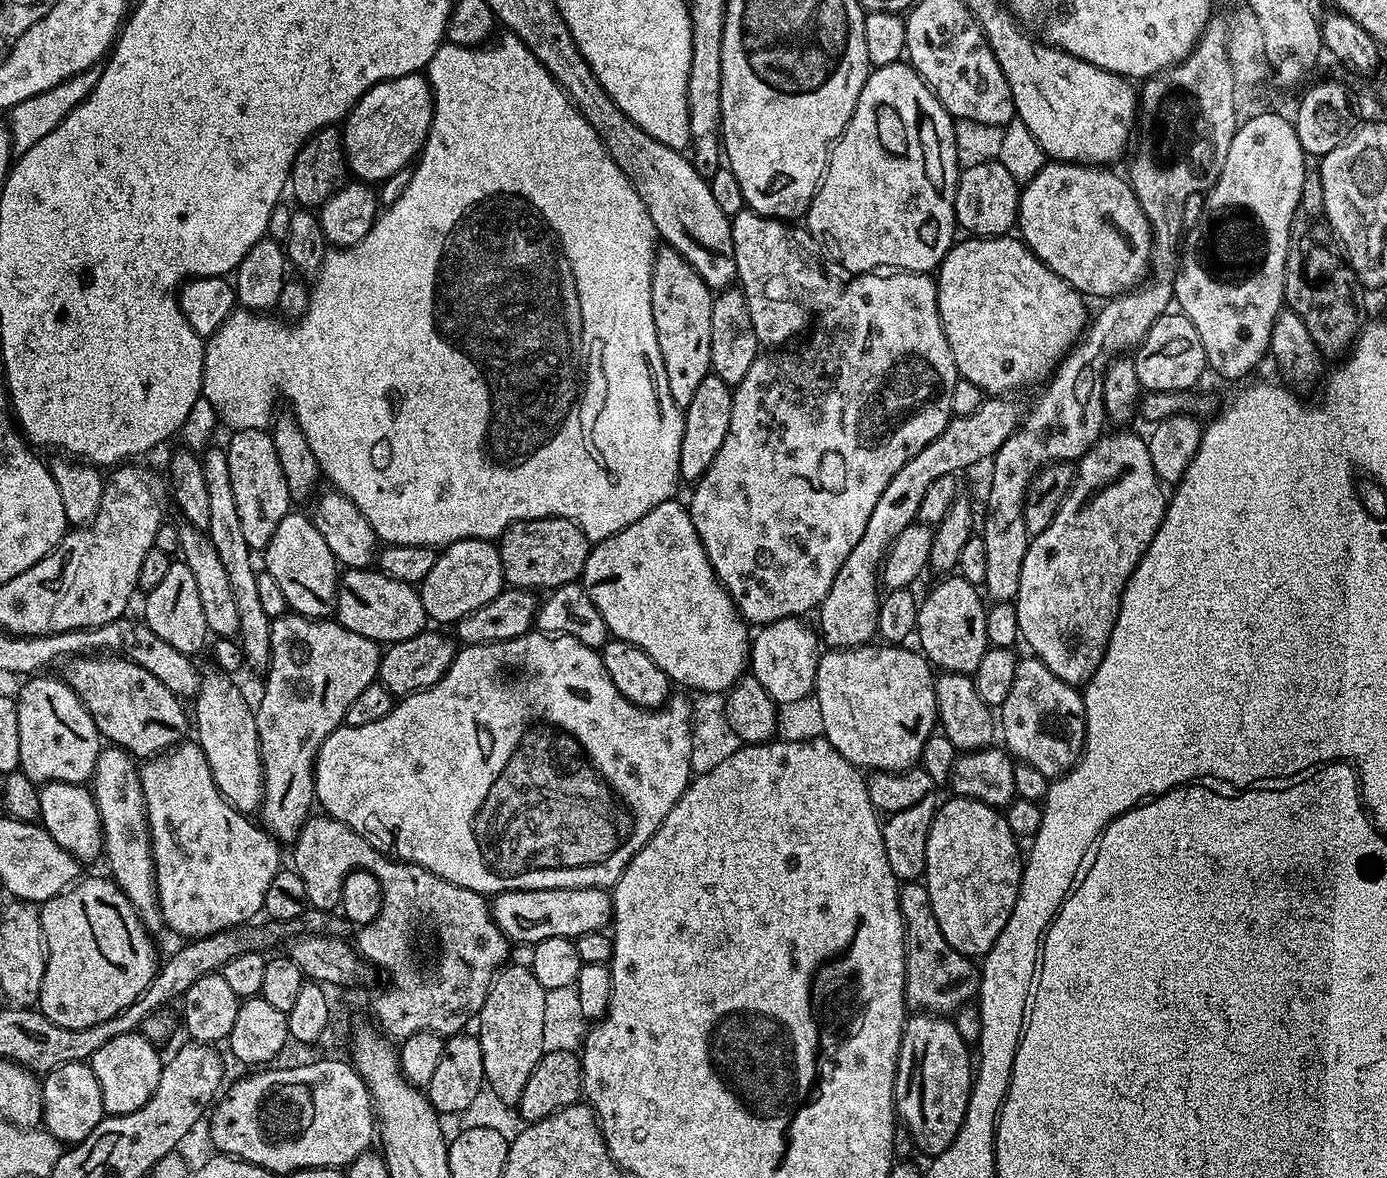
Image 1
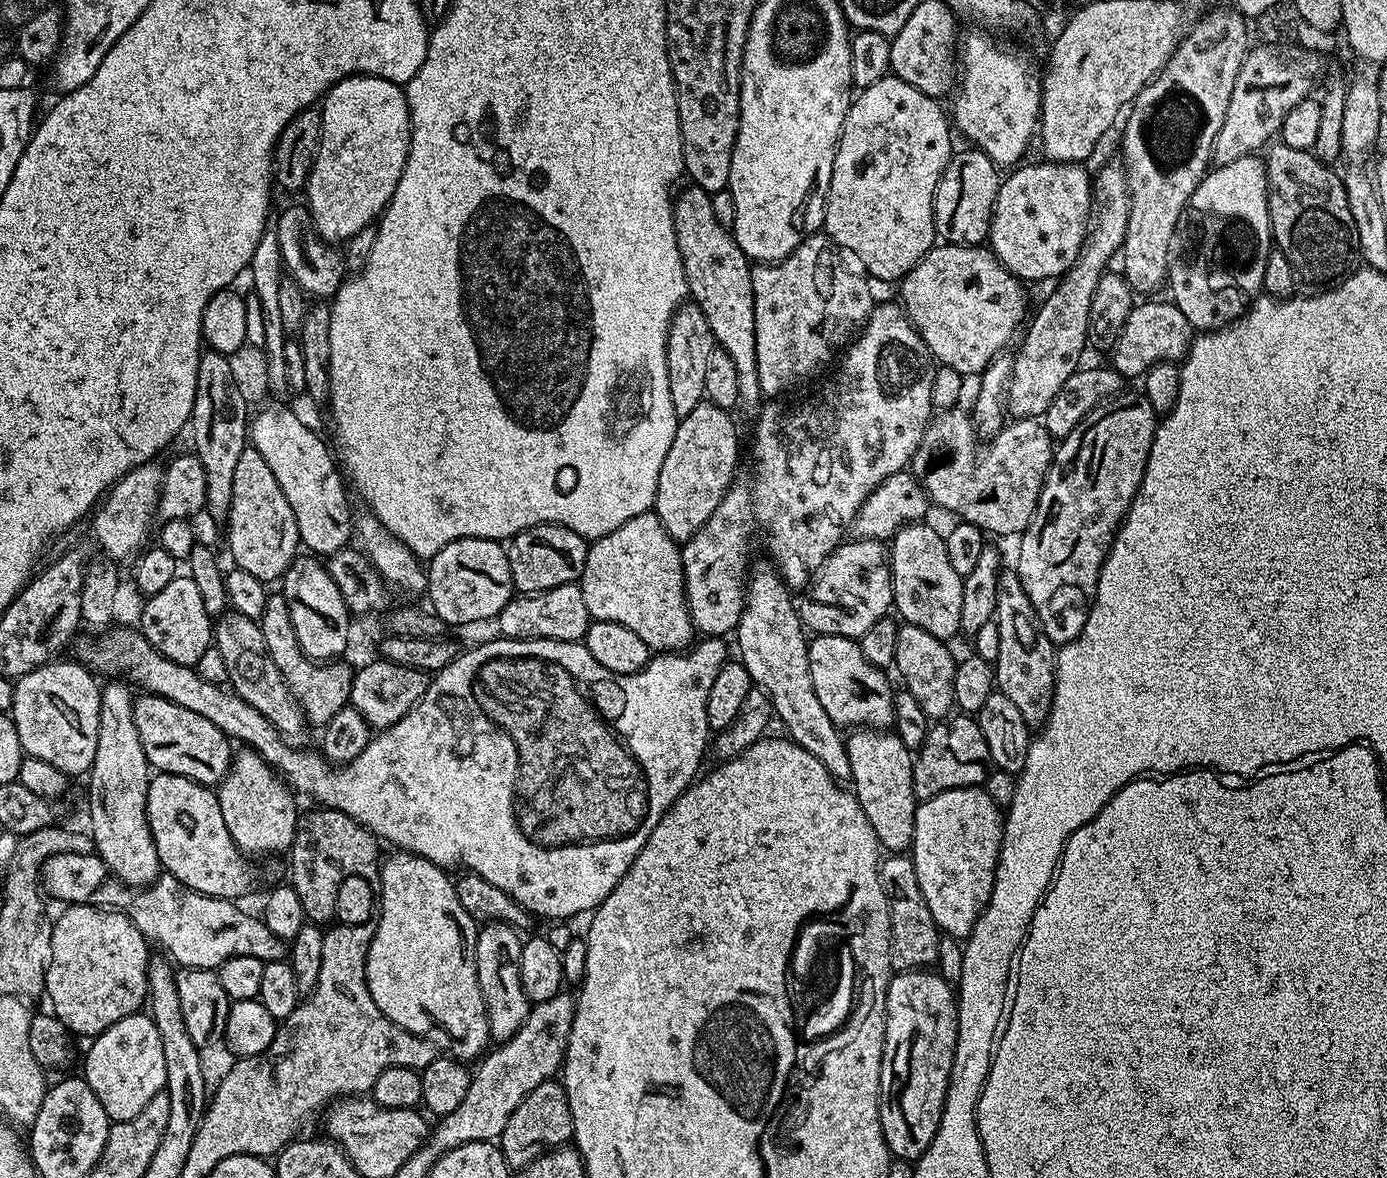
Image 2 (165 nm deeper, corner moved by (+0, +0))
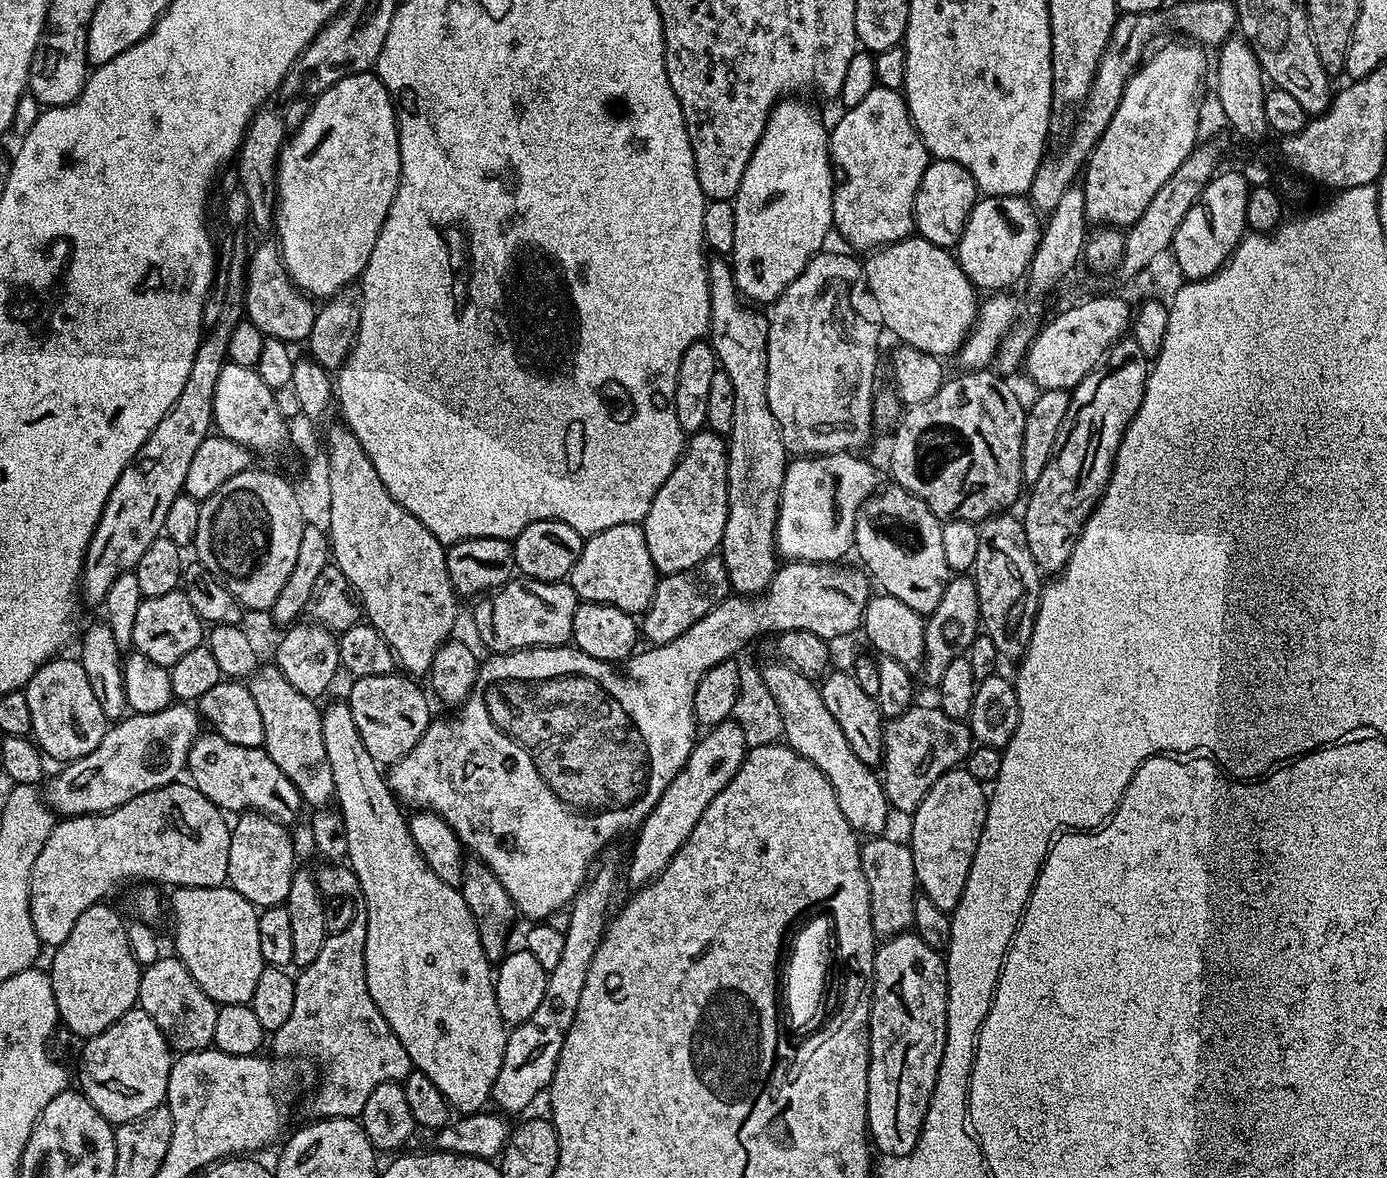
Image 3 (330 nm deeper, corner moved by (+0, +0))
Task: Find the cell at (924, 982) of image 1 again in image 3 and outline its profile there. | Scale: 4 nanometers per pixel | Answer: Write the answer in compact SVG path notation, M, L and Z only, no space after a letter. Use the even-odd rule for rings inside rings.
M879 835L861 843L860 861L862 874L866 874L866 886L870 886L870 922L878 938L901 936L914 924L914 906L918 885L914 874L914 854L907 844L890 842Z

